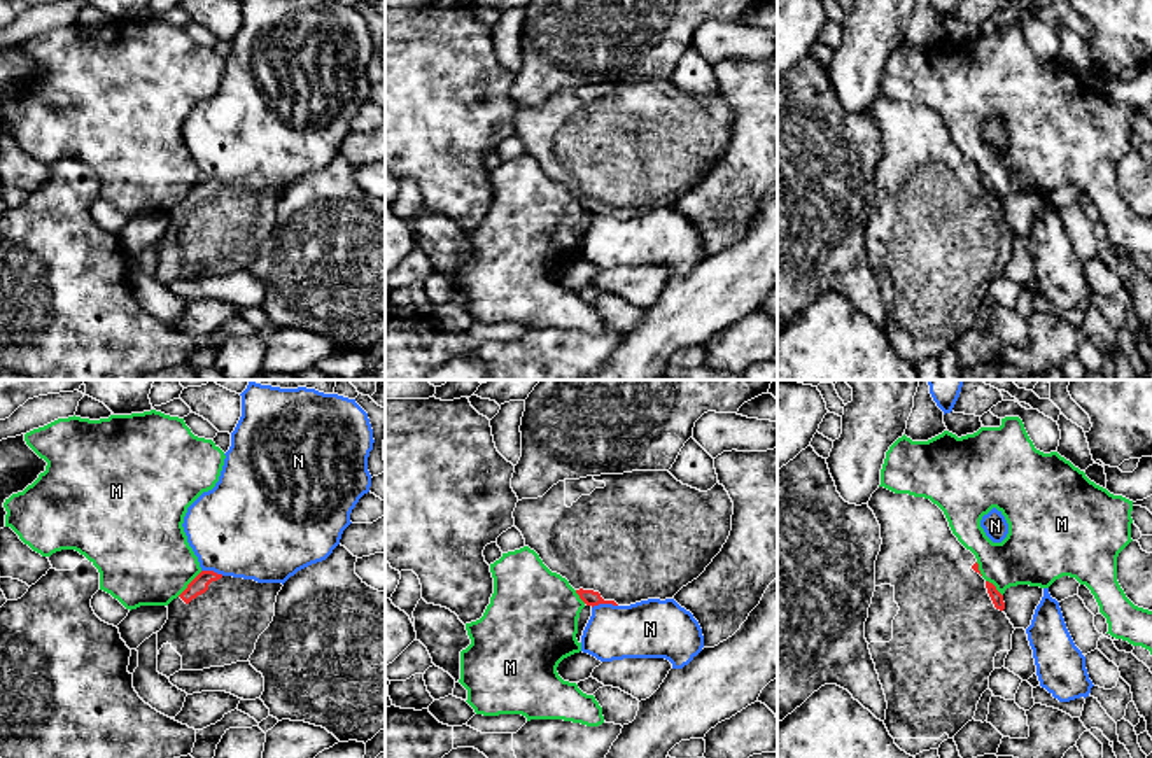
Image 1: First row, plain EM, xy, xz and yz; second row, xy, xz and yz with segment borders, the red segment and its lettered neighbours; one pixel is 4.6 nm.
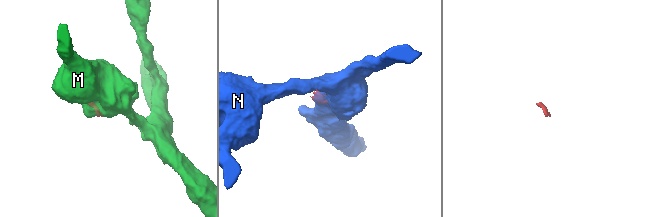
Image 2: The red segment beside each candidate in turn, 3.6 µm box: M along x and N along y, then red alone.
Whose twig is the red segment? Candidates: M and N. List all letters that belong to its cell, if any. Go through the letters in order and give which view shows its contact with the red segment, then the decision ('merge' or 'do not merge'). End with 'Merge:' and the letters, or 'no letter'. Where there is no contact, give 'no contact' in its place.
M: meets red in xy; do not merge
N: meets red in xz; do not merge
Merge: no letter

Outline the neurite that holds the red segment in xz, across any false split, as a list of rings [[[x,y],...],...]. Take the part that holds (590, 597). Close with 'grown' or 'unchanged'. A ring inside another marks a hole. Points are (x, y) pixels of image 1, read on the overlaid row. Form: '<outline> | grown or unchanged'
[[[632,471],[564,480],[543,497],[522,499],[513,511],[525,546],[560,574],[587,606],[630,606],[672,599],[721,551],[732,530],[734,502],[718,481],[700,492],[669,471]]] | grown

